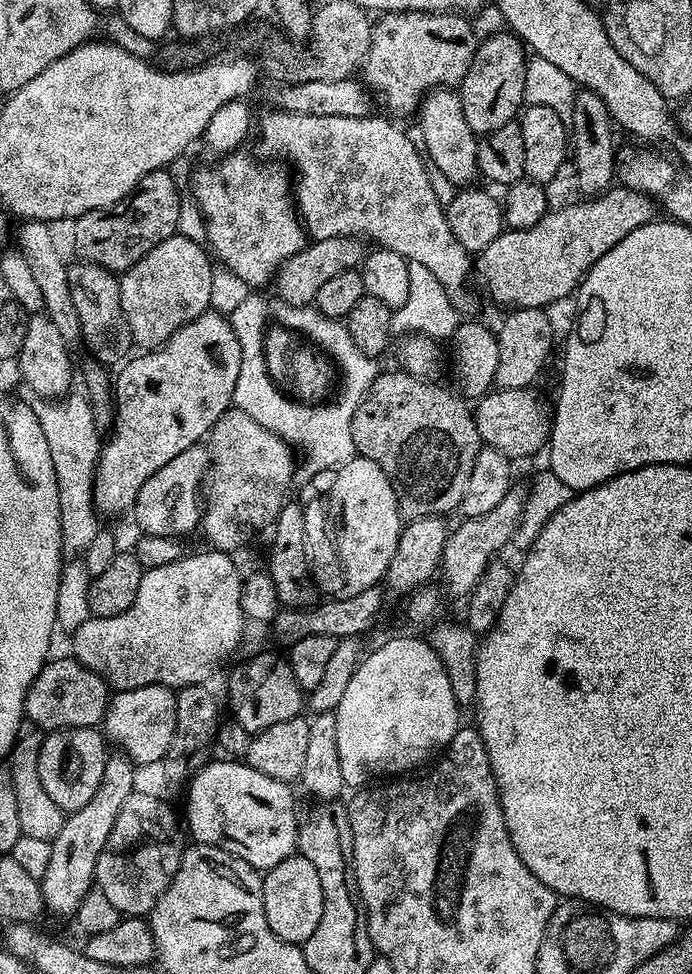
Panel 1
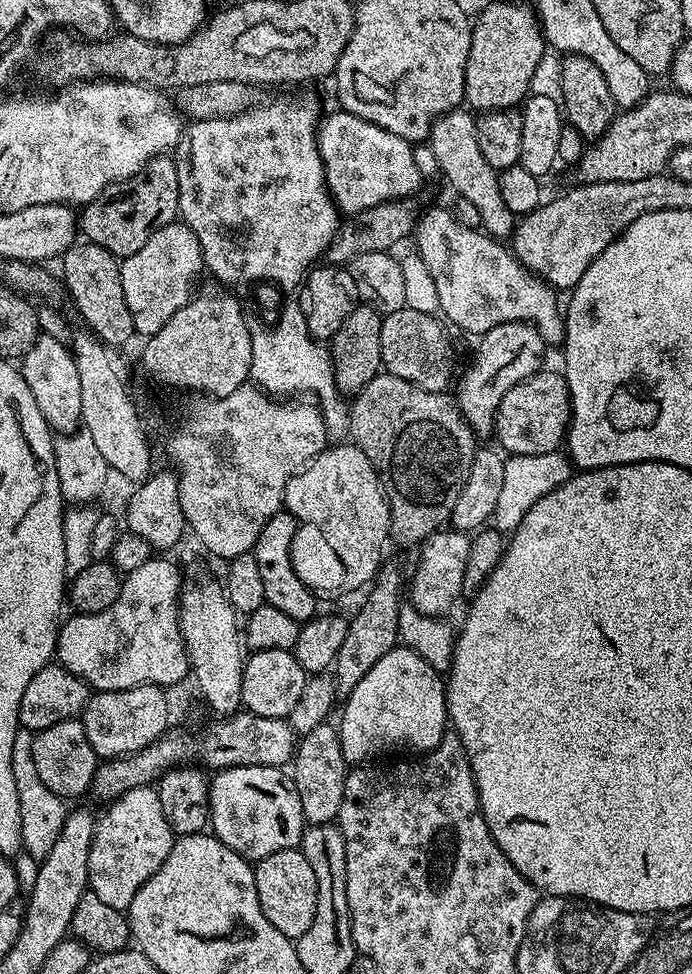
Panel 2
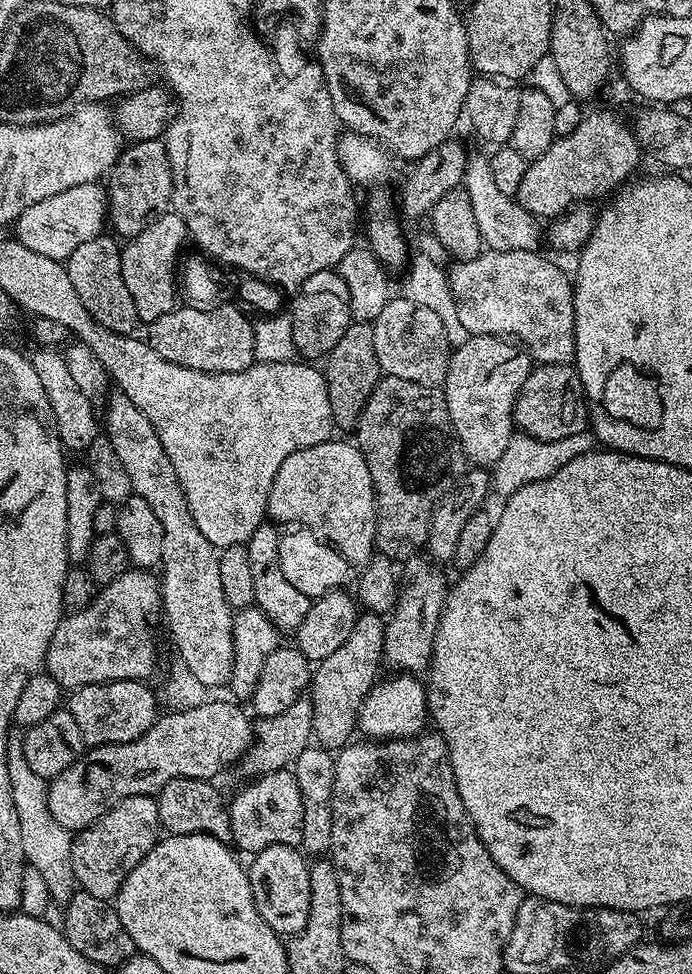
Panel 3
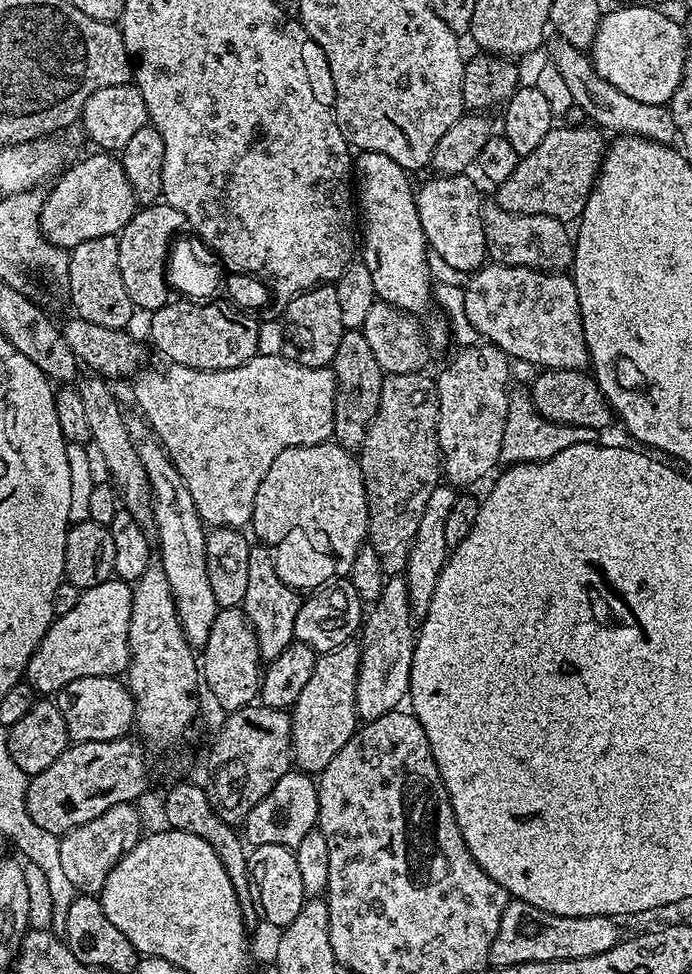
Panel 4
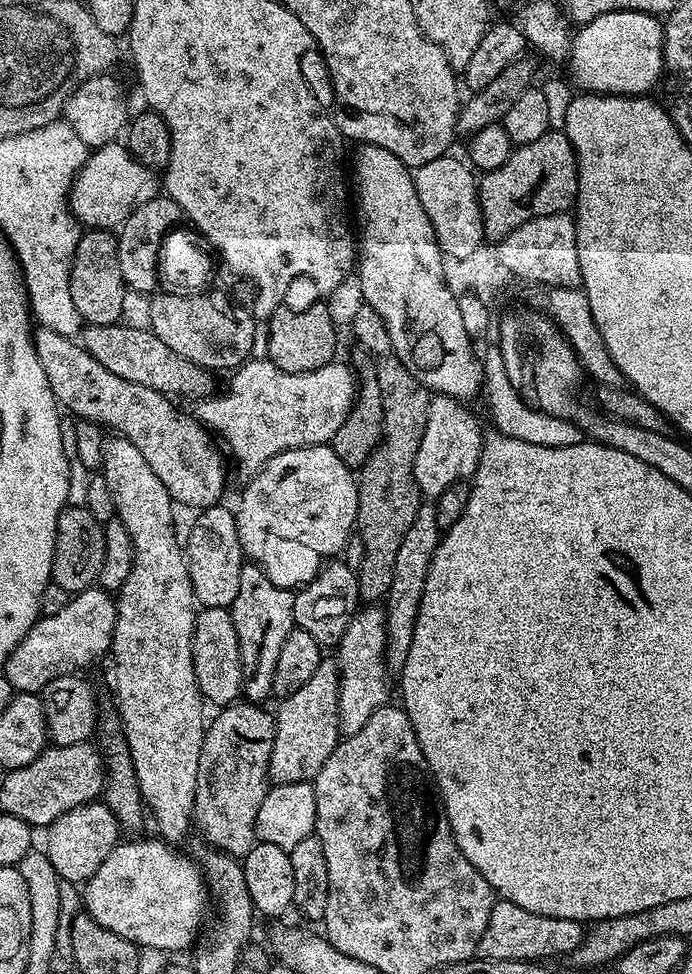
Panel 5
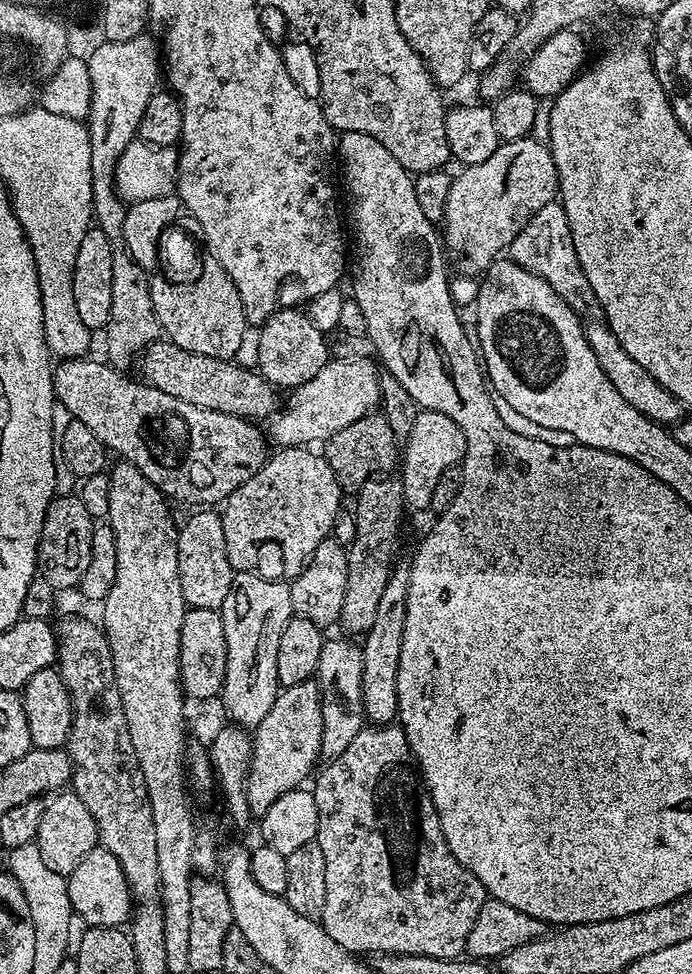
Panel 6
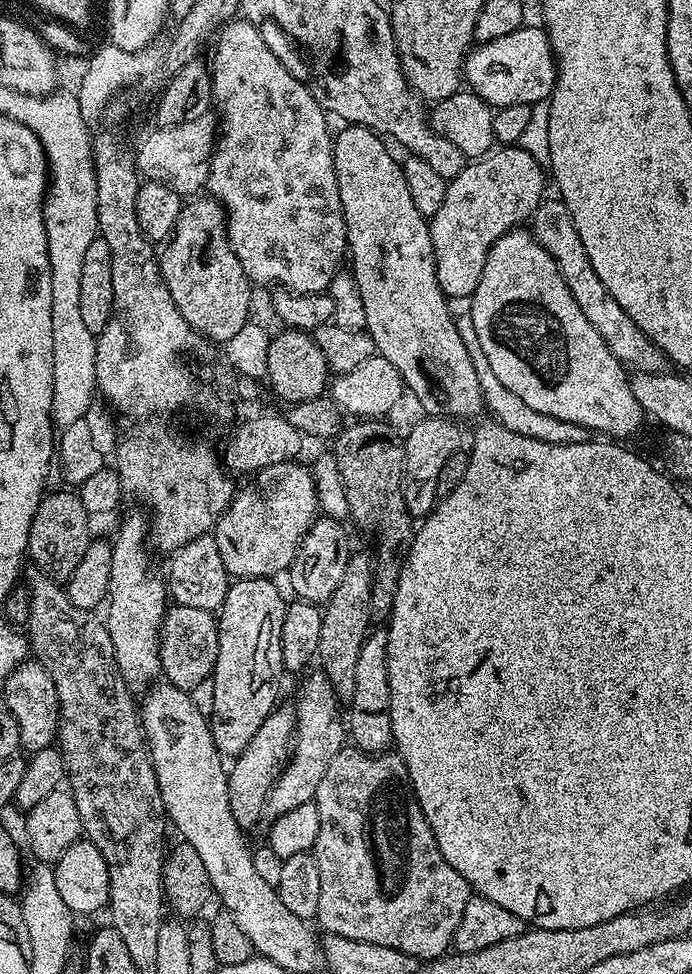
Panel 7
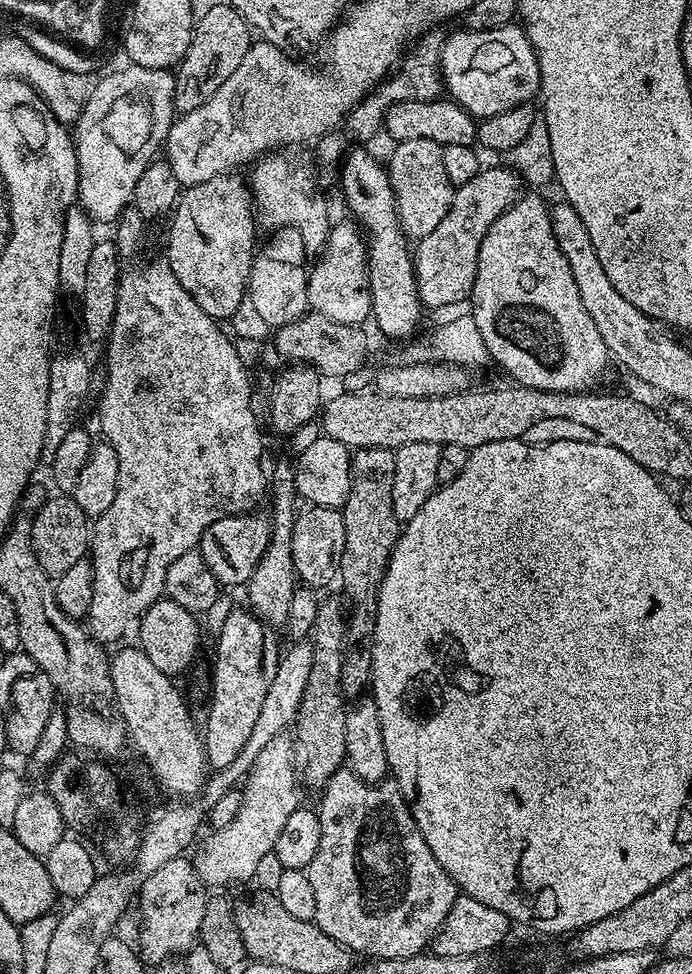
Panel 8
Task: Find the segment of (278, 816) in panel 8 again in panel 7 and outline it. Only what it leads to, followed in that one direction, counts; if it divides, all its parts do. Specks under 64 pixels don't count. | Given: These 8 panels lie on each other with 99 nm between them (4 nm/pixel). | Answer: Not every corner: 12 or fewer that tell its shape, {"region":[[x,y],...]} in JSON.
{"region":[[309,671],[294,701],[290,755],[268,795],[272,818],[313,803],[346,744],[336,690]]}

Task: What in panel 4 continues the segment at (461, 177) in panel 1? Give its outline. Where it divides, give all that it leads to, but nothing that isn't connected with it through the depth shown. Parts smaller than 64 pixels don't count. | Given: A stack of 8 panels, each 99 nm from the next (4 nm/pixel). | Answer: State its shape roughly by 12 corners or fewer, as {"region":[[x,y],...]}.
{"region":[[484,205],[487,259],[539,272],[572,267],[563,220]]}

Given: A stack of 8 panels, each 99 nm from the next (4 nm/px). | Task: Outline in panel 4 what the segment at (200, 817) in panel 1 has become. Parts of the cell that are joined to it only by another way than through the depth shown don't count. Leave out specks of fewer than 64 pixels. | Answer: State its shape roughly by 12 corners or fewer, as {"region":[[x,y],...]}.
{"region":[[291,770],[242,823],[252,846],[286,846],[316,827],[317,781]]}

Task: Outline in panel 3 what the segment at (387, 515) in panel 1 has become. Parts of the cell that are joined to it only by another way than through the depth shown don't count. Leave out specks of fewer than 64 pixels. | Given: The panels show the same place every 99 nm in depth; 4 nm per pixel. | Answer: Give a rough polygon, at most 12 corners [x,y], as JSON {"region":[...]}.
{"region":[[355,443],[290,454],[270,486],[284,526],[366,568],[376,491]]}

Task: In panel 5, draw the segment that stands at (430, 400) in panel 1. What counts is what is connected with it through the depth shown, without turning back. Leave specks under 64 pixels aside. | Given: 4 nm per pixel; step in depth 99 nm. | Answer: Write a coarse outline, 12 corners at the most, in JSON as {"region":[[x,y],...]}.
{"region":[[376,360],[384,433],[358,469],[364,602],[387,597],[422,497],[428,389]]}

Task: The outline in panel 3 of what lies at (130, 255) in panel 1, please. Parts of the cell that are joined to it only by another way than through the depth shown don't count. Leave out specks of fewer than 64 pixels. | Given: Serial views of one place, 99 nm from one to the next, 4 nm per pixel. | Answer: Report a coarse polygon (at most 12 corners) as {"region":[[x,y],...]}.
{"region":[[163,139],[129,143],[107,173],[106,220],[142,234],[172,207]]}

